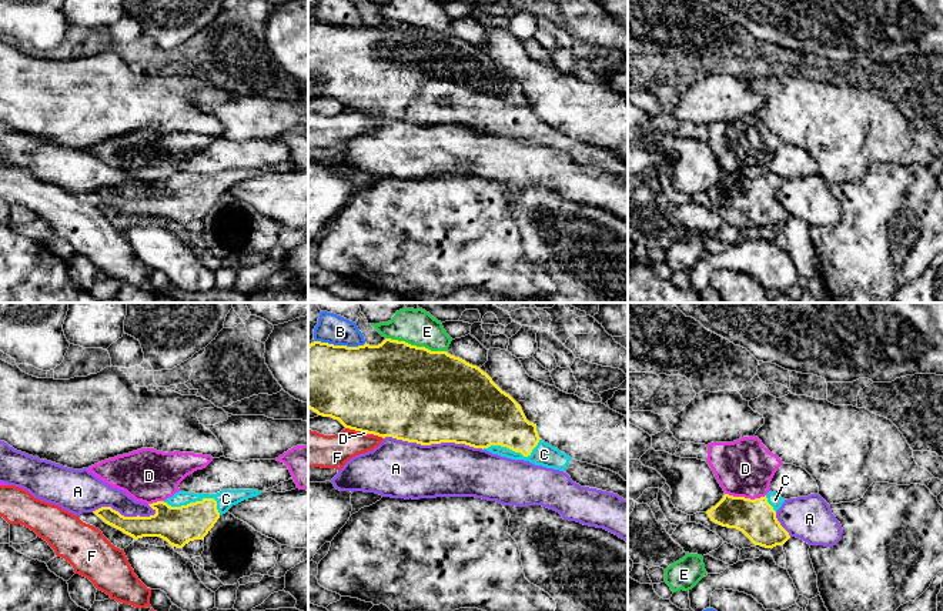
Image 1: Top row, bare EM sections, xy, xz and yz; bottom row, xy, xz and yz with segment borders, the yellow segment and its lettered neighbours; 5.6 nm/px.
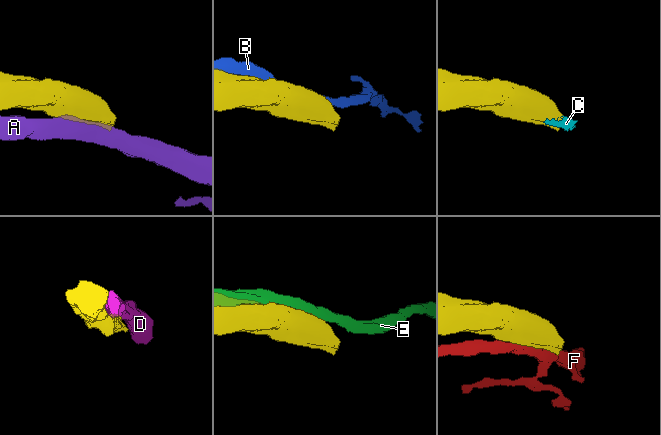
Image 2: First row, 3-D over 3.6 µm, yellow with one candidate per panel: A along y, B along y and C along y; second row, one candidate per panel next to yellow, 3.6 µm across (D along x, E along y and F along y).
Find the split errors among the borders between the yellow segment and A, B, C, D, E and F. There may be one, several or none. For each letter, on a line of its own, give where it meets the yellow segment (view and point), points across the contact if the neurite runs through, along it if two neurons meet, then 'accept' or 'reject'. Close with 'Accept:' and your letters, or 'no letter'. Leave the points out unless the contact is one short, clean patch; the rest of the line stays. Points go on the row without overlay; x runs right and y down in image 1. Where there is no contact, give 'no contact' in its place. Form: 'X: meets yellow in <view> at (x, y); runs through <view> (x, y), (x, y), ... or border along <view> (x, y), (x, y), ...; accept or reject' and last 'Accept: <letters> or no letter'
A: meets yellow in xz at (432, 123); reject
B: meets yellow in xz at (341, 26); reject
C: meets yellow in xy at (196, 182); runs through xy (179, 206), (196, 182), (226, 179); accept
D: meets yellow in yz at (743, 177); reject
E: meets yellow in xz at (415, 26); reject
F: meets yellow in xz at (354, 109); reject
Accept: C

